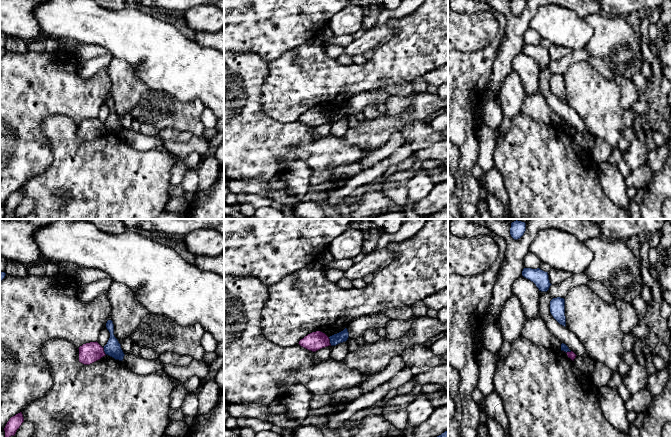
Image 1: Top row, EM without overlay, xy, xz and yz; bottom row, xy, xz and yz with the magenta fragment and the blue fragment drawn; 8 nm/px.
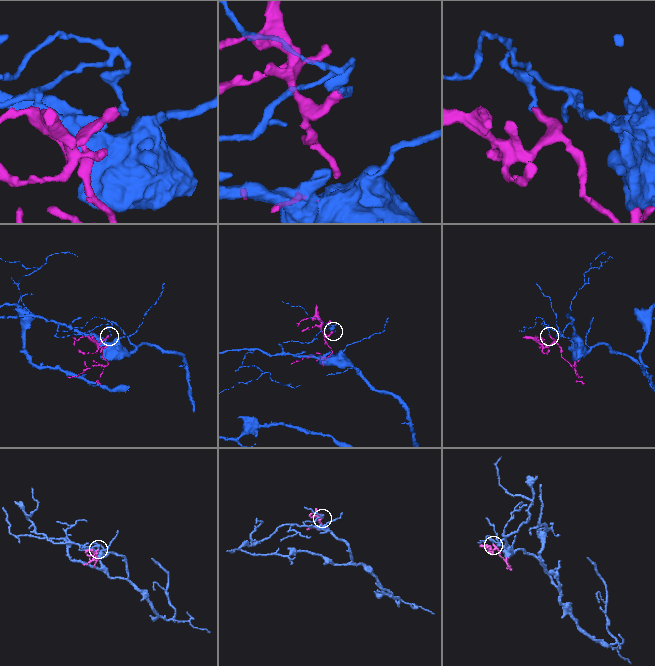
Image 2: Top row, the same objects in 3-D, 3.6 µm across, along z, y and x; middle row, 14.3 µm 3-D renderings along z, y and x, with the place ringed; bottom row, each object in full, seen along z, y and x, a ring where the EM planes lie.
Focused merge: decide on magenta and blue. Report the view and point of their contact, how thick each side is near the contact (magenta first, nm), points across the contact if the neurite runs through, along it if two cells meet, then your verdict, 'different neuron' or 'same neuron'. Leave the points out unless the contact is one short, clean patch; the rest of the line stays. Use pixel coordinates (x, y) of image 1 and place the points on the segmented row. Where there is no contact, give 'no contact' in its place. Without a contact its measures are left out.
meets magenta in xz at (329, 341); 150 nm thick on the magenta side, 90 nm on the other; border along xz (328, 337), (331, 345); different neuron

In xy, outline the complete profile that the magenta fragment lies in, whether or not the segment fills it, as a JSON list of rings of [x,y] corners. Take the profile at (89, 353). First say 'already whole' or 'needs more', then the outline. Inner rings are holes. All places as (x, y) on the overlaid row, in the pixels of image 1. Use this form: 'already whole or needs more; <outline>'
already whole; [[[96,341],[83,344],[79,348],[79,362],[90,365],[106,356],[104,348]]]

